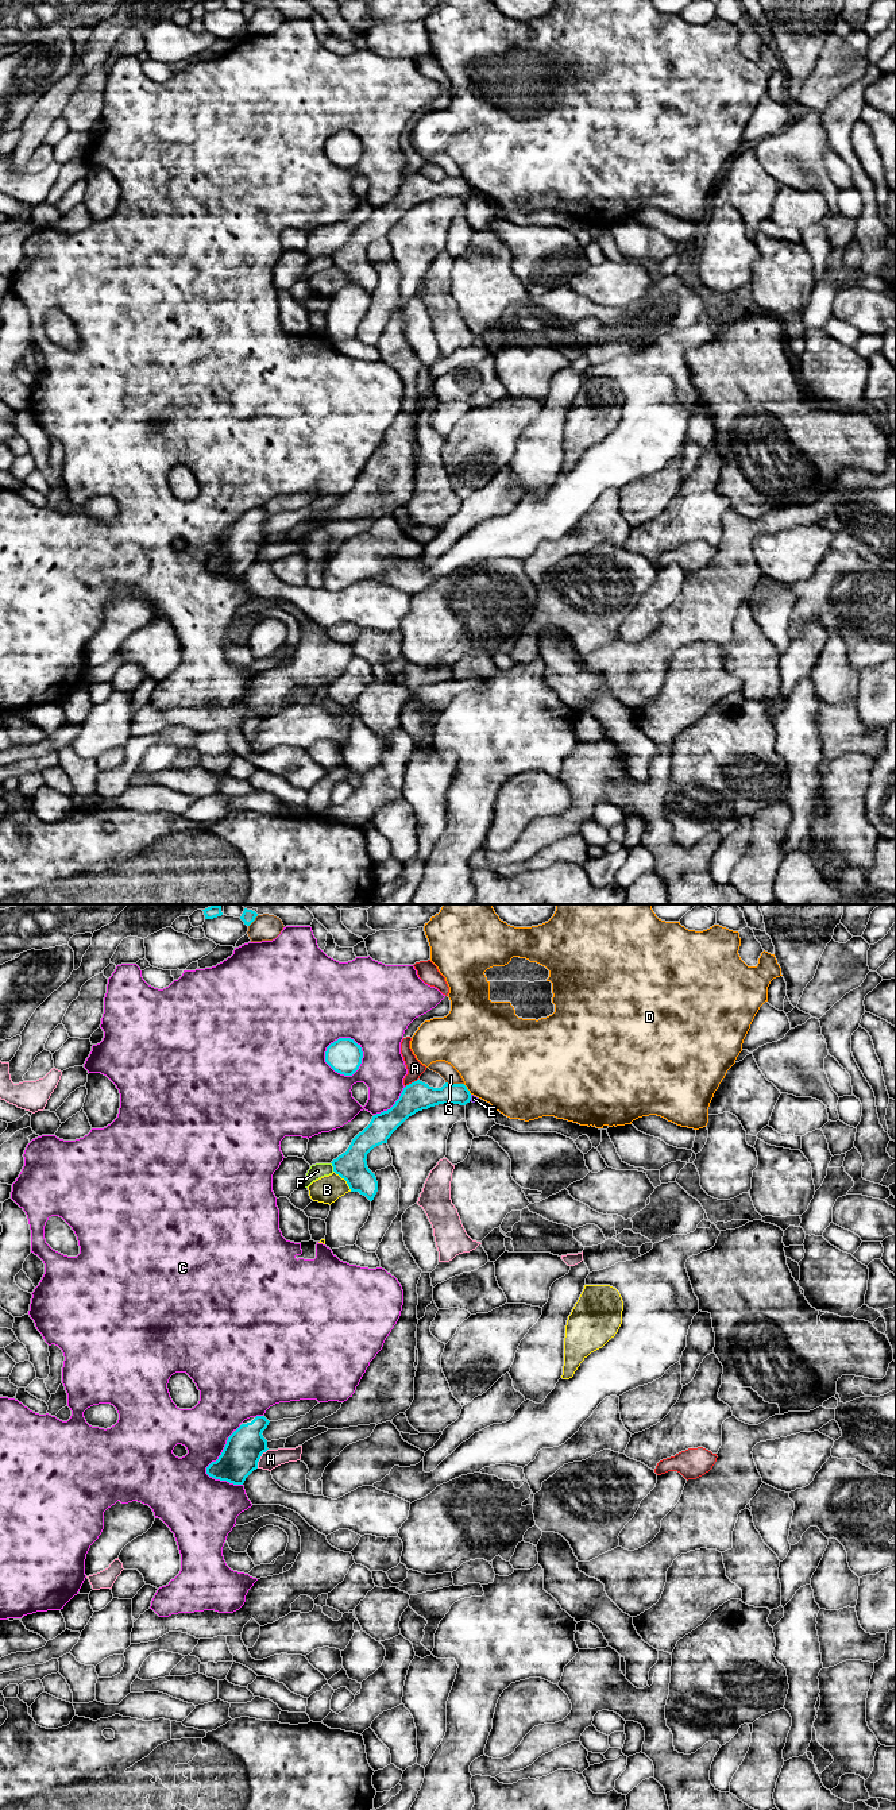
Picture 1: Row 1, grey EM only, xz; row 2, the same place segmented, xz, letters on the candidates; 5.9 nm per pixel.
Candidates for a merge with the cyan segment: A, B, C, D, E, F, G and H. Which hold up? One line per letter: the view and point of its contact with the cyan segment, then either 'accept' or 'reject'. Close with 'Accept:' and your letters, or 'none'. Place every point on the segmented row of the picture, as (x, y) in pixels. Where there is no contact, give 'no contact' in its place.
A: meets cyan in xz at (412, 1083); reject
B: meets cyan in xz at (344, 1178); reject
C: meets cyan in xz at (362, 1052); reject
D: meets cyan in xz at (467, 1089); reject
E: meets cyan in xz at (470, 1098); reject
F: meets cyan in xz at (332, 1165); reject
G: meets cyan in xz at (455, 1084); reject
H: meets cyan in xz at (259, 1458); reject
Accept: none

